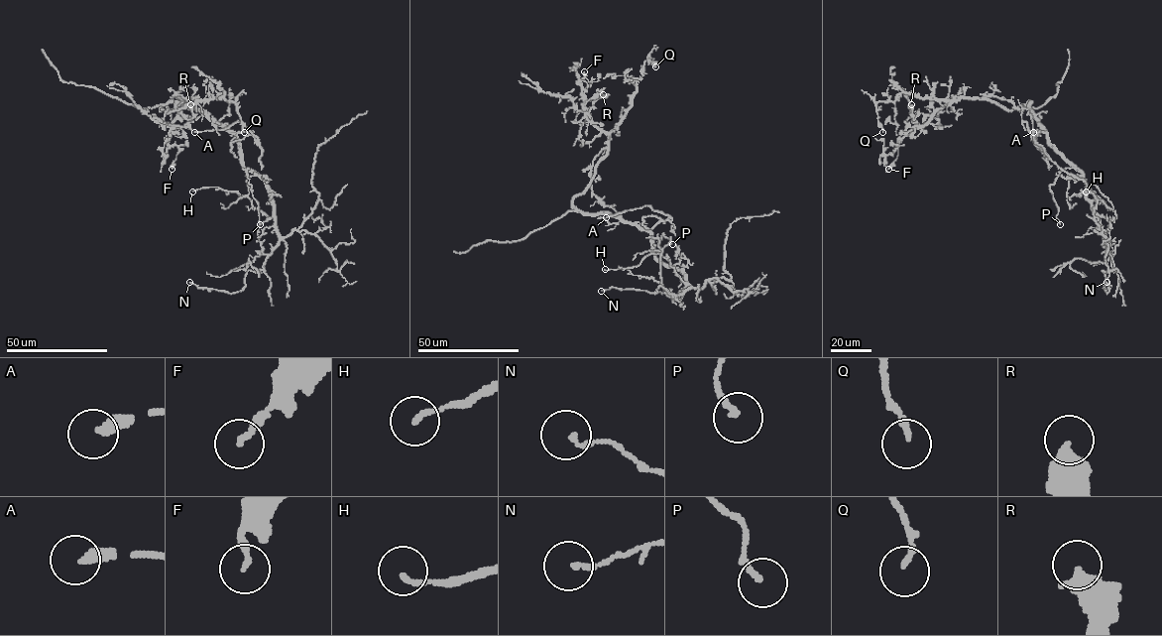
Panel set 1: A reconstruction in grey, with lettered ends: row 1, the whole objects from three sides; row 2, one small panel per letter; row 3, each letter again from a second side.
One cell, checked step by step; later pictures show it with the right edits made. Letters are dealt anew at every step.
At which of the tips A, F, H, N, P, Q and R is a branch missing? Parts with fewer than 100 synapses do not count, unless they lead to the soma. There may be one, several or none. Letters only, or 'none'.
none

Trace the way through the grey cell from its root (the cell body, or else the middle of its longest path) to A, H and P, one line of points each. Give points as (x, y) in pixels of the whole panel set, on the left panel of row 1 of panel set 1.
A: (242, 159), (238, 133), (247, 132), (260, 144), (240, 121), (221, 130), (194, 132)
H: (242, 159), (244, 166), (268, 188), (274, 214), (270, 218), (236, 192), (217, 187), (192, 191)
P: (242, 159), (244, 166), (248, 168), (247, 178), (258, 204), (260, 224)

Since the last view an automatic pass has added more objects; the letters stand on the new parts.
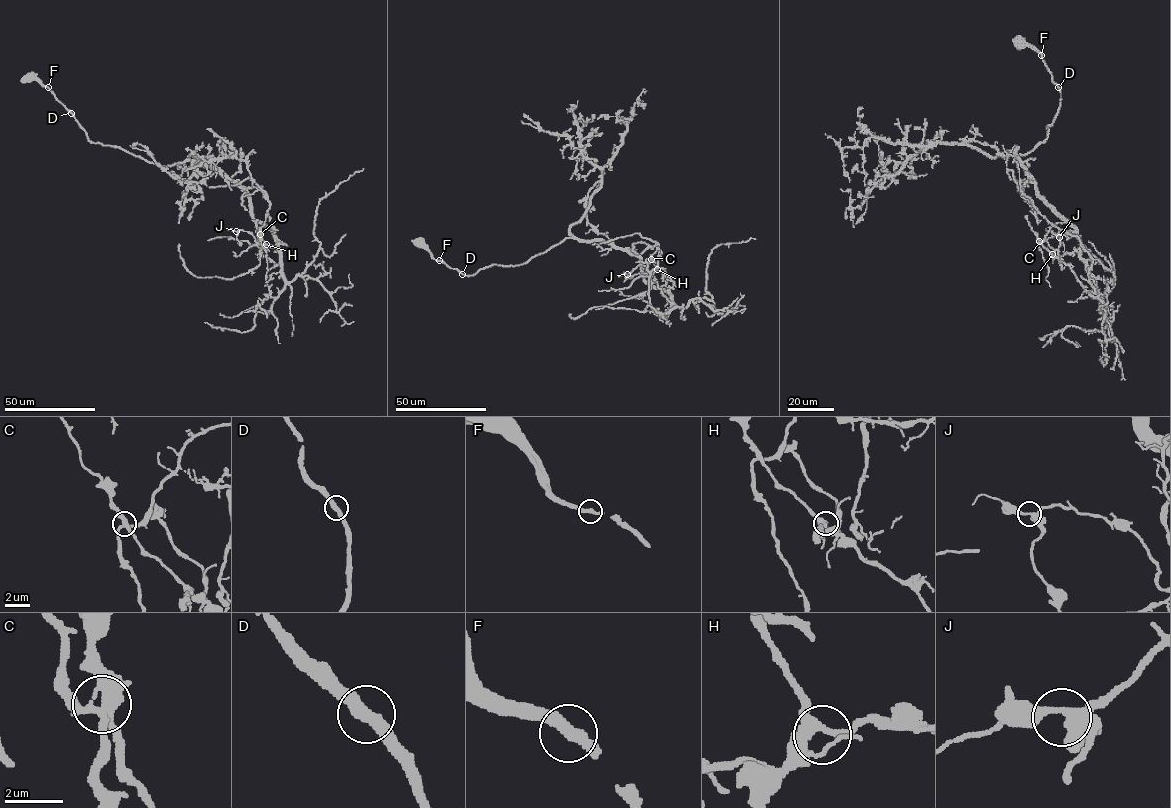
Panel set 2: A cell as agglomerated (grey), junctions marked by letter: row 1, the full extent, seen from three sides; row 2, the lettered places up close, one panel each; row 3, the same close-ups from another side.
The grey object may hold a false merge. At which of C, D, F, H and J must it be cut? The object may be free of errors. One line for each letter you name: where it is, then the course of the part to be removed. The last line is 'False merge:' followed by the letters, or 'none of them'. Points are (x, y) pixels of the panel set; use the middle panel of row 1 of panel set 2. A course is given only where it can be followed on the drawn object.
C: Place: (651, 259). Course of the part to remove: (651, 259), (655, 270), (650, 278), (651, 288), (645, 292), (591, 308), (575, 319), (570, 313)
False merge: C

